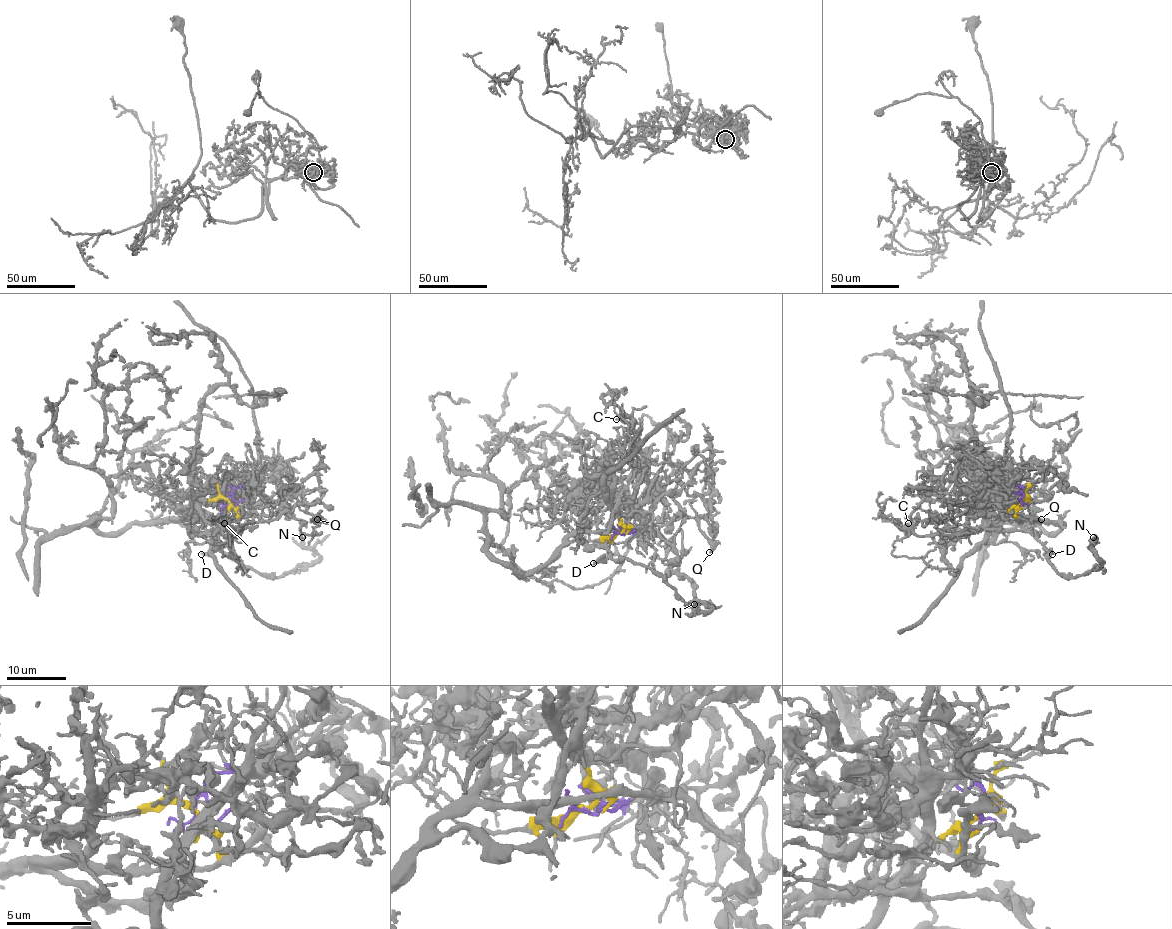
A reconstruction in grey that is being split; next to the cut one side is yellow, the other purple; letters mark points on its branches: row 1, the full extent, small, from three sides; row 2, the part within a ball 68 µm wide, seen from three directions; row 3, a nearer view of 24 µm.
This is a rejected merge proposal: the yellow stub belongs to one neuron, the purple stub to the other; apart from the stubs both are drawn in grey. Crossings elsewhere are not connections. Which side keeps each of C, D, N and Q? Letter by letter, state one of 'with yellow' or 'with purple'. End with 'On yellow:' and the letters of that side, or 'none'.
C: with purple
D: with yellow
N: with yellow
Q: with purple
On yellow: D, N

